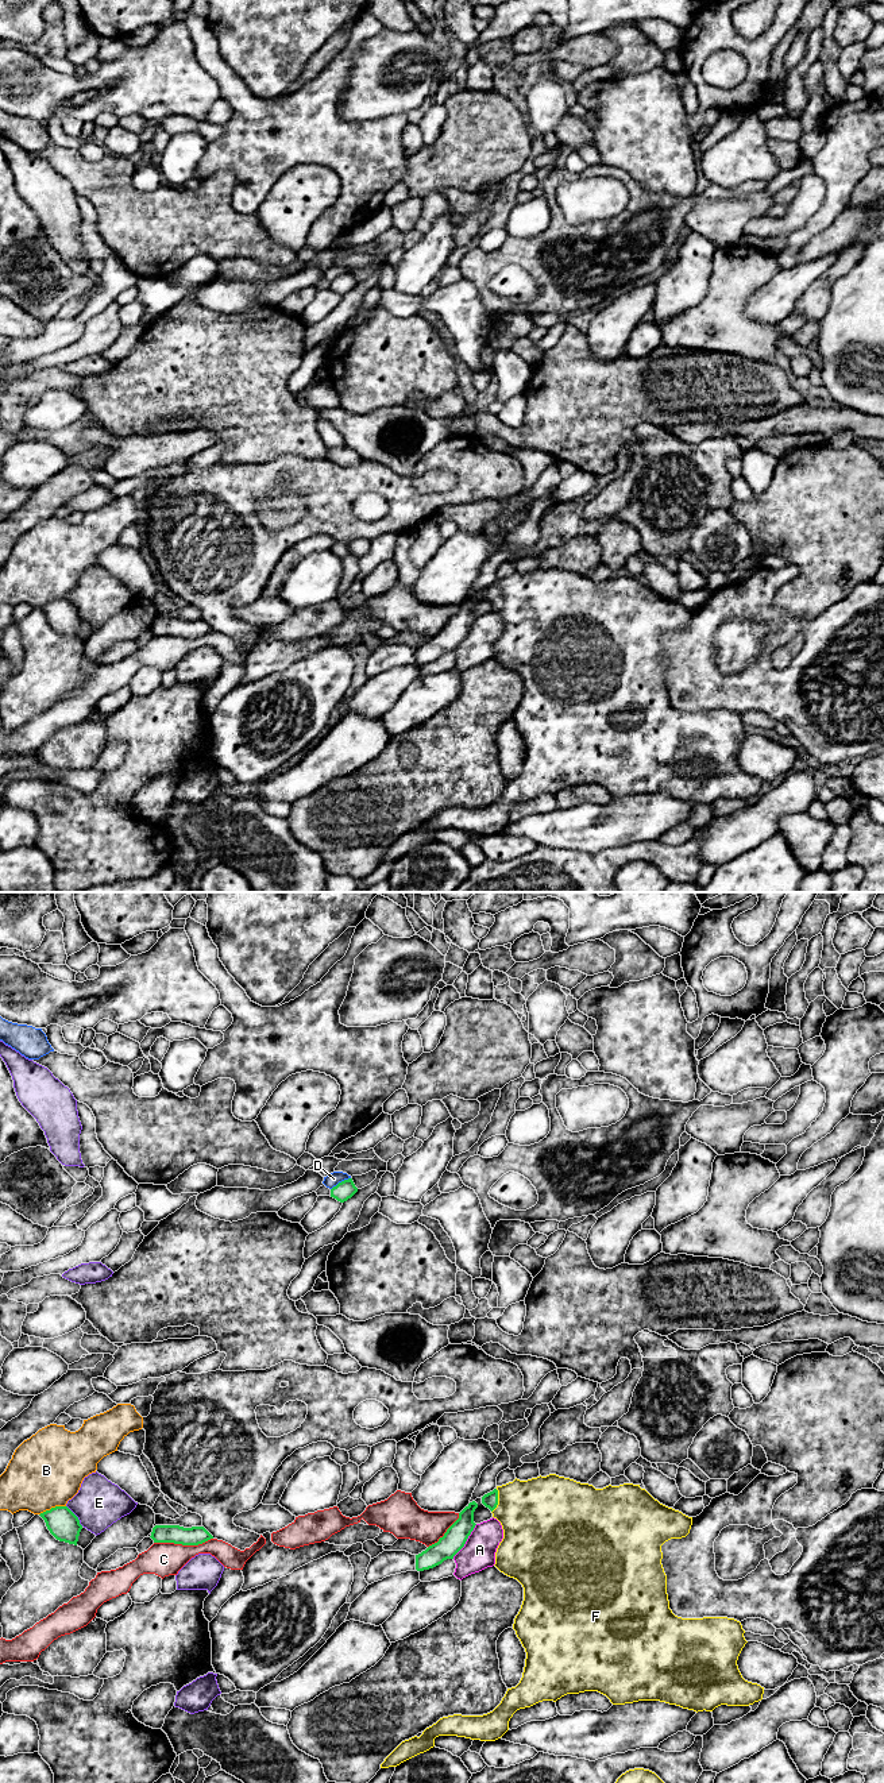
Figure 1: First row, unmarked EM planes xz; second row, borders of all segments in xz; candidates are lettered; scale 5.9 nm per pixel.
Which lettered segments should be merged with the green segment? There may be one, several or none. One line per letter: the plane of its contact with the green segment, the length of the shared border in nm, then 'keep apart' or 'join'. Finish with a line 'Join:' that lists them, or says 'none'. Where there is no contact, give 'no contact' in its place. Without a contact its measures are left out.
A: contact in xz; length 260 nm; keep apart
B: contact in xz; length 170 nm; keep apart
C: contact in xz; length 360 nm; keep apart
D: contact in xz; length 140 nm; keep apart
E: contact in xz; length 160 nm; keep apart
F: contact in xz; length 150 nm; join
Join: F

